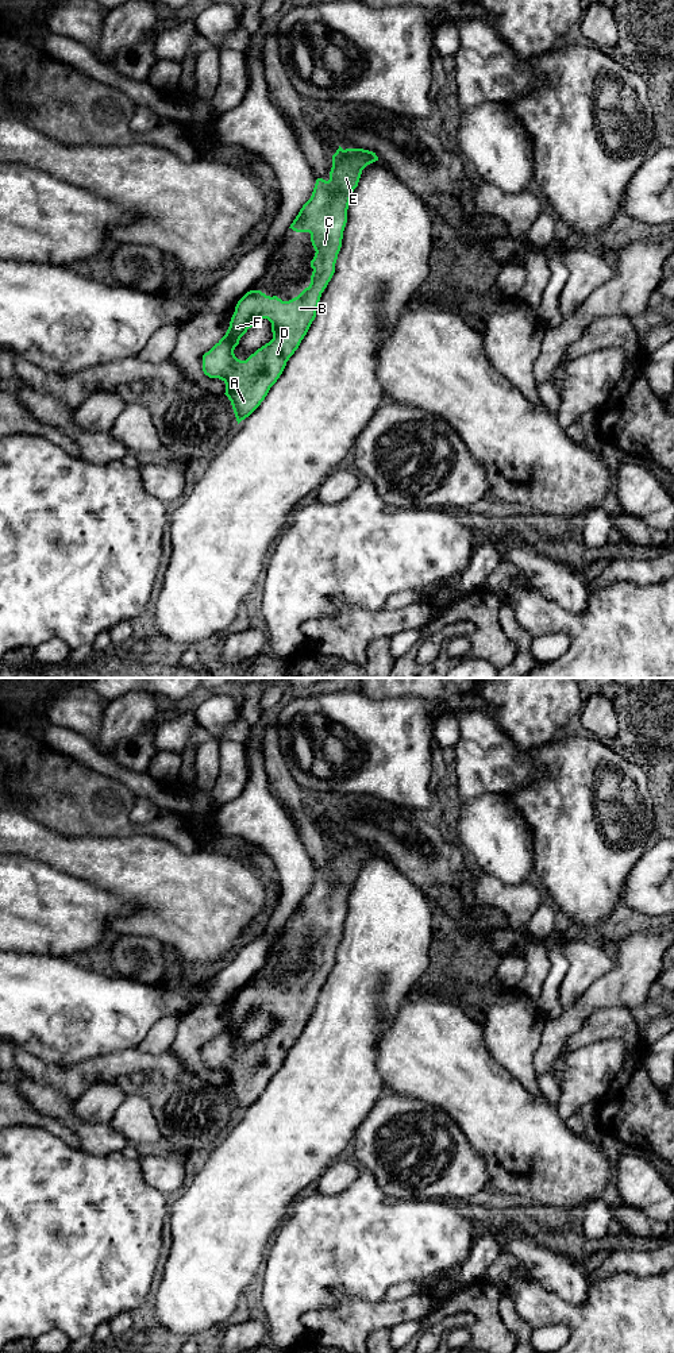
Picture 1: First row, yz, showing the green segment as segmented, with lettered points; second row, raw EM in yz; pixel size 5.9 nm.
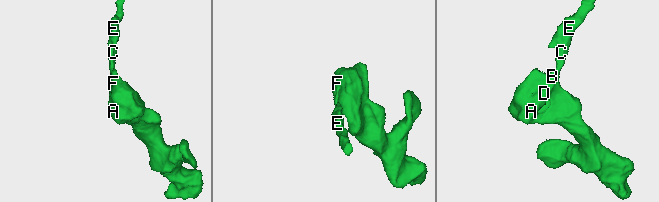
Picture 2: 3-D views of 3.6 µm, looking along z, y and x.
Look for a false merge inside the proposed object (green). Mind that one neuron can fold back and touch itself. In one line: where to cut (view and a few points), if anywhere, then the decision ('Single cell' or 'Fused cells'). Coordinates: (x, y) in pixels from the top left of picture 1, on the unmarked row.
No split. Single cell

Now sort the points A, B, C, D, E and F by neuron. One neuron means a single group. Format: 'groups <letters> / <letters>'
groups A B C D E F

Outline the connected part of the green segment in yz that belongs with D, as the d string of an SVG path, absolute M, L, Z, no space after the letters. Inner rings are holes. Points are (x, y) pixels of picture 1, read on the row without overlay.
M339 837L332 847L330 871L316 871L311 890L303 897L289 918L296 924L311 925L311 933L316 944L311 952L313 963L309 978L289 992L282 992L277 987L266 987L261 982L247 983L236 995L226 1026L203 1046L204 1065L209 1069L219 1069L226 1075L224 1086L231 1092L238 1115L249 1109L265 1091L315 1011L321 984L335 964L335 955L347 914L350 890L358 878L362 861L375 852L378 852L378 848L373 843L363 840L343 841ZM258 1010L267 1010L271 1014L273 1030L246 1052L240 1052L235 1048L234 1041L240 1029Z

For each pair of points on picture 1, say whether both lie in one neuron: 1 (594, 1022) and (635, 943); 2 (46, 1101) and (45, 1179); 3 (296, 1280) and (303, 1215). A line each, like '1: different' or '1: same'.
1: different
2: different
3: same

